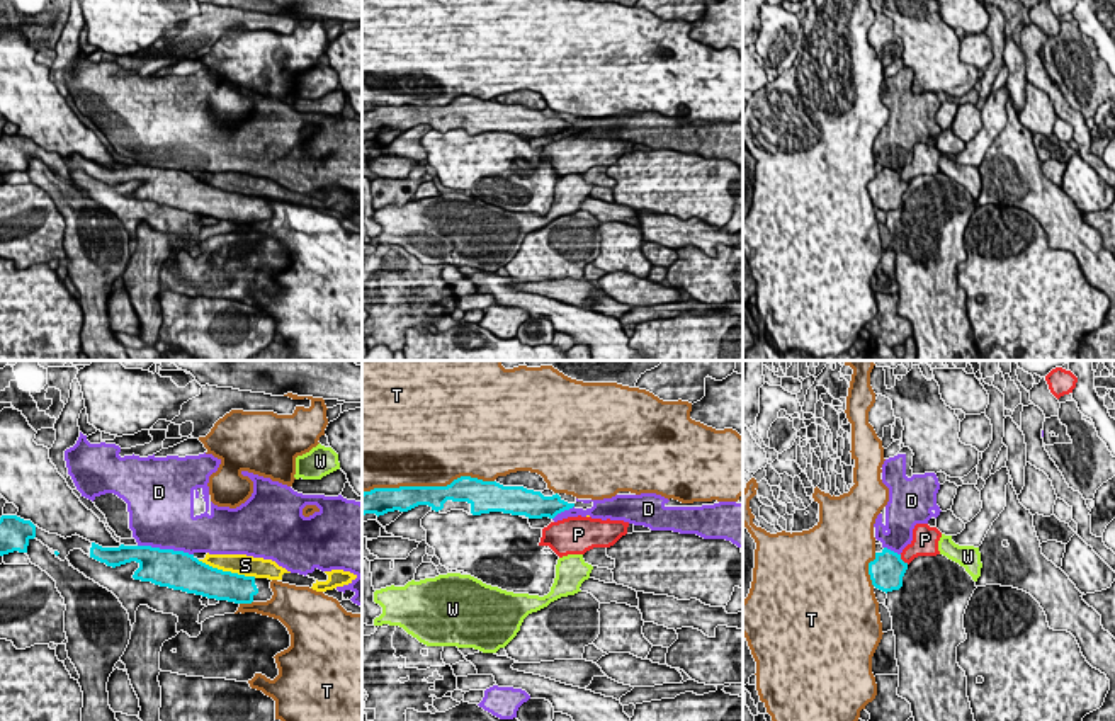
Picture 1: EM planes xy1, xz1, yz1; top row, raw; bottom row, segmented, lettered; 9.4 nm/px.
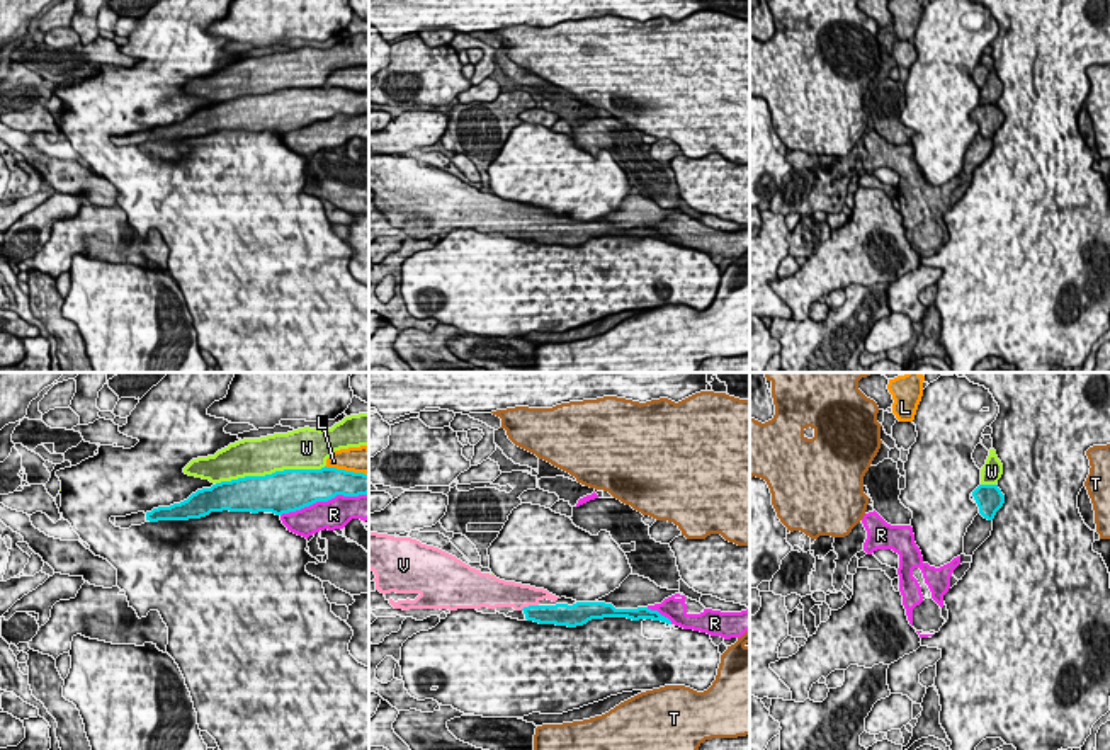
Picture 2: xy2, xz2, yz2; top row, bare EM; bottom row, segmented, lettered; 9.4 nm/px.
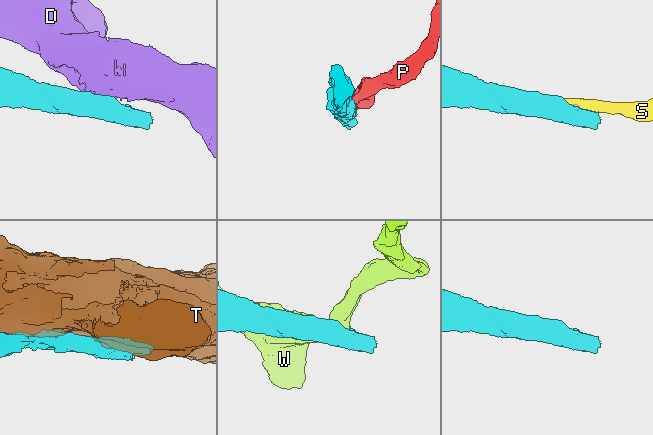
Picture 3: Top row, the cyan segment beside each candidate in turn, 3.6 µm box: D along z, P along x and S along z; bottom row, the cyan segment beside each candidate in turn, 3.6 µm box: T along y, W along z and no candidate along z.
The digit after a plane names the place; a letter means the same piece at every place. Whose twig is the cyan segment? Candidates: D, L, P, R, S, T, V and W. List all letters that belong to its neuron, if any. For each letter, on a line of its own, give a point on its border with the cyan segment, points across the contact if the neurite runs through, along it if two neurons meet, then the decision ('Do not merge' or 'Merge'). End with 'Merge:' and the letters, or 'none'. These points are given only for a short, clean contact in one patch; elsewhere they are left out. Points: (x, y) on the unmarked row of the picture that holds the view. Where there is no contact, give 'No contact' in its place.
D: Touches cyan at xy1 (165, 169). Do not merge
L: Touches cyan at xy2 (347, 90). Do not merge
P: Touches cyan at yz1 (901, 179). Boundary: yz1 (899, 174), (908, 182). Do not merge
R: Touches cyan at xy2 (323, 119). Do not merge
S: Touches cyan at xy1 (226, 191). Do not merge
T: Touches cyan at xz1 (427, 106). Do not merge
V: Touches cyan at xz2 (529, 225). Merge
W: Touches cyan at xy2 (272, 92). Do not merge
Merge: V

